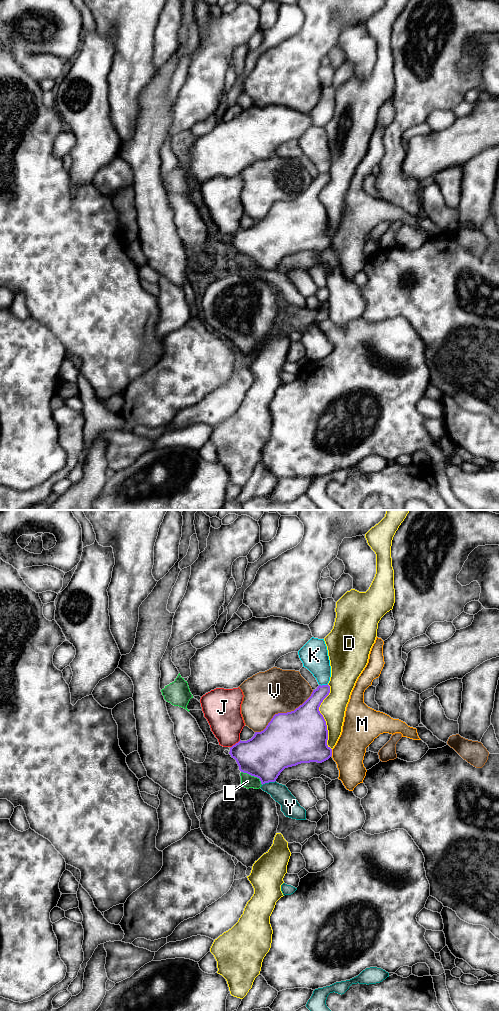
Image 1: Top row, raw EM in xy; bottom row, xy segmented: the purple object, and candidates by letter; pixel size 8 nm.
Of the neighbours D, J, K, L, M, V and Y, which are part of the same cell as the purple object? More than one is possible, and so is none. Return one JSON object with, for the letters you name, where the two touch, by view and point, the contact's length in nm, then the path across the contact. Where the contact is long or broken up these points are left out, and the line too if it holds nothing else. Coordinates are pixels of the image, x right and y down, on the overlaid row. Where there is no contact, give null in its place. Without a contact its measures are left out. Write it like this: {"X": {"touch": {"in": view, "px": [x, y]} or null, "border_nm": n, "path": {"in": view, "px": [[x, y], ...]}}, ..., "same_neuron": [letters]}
{"same_neuron": []}

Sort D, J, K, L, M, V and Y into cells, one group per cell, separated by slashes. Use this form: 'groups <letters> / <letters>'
groups D / J / K / L Y / M / V

